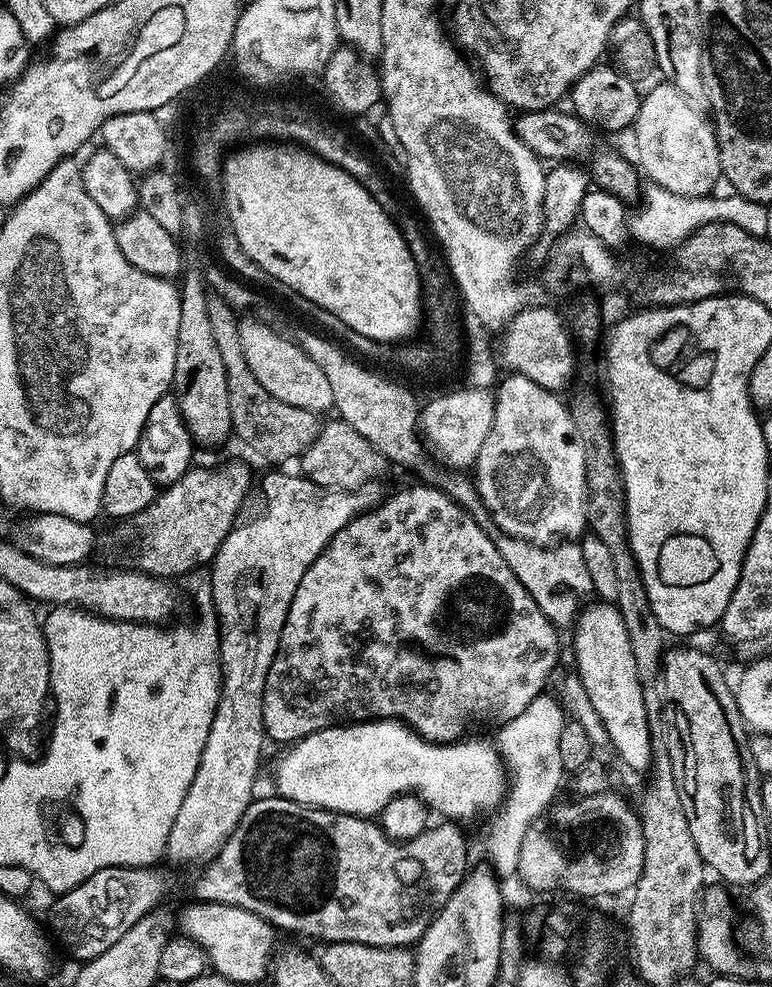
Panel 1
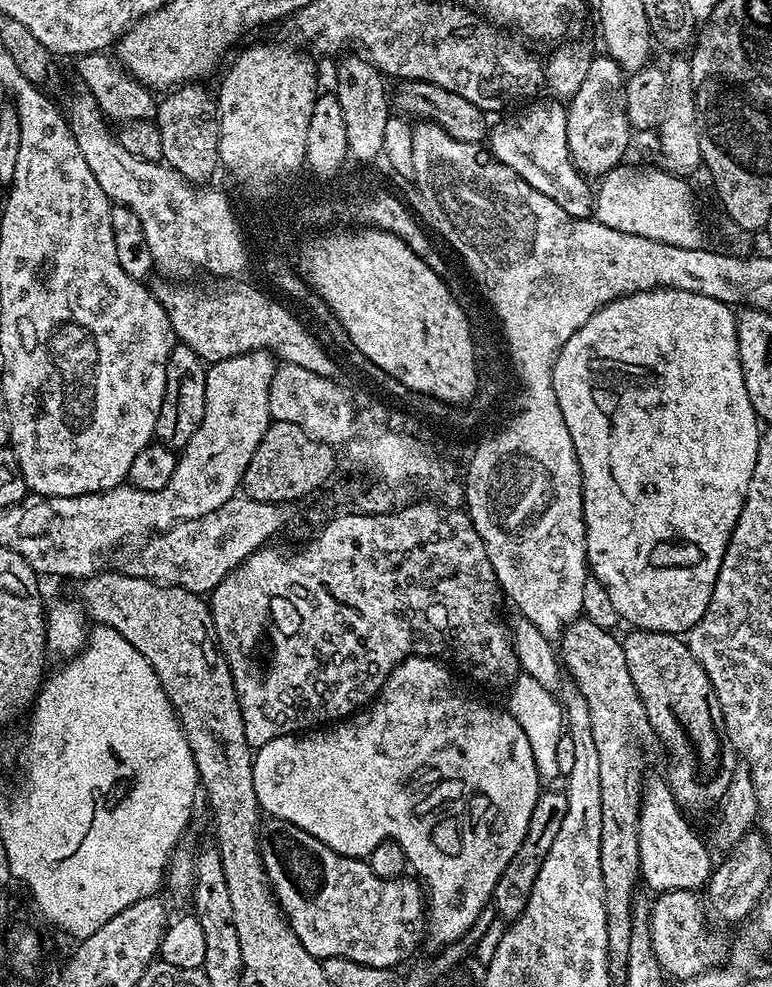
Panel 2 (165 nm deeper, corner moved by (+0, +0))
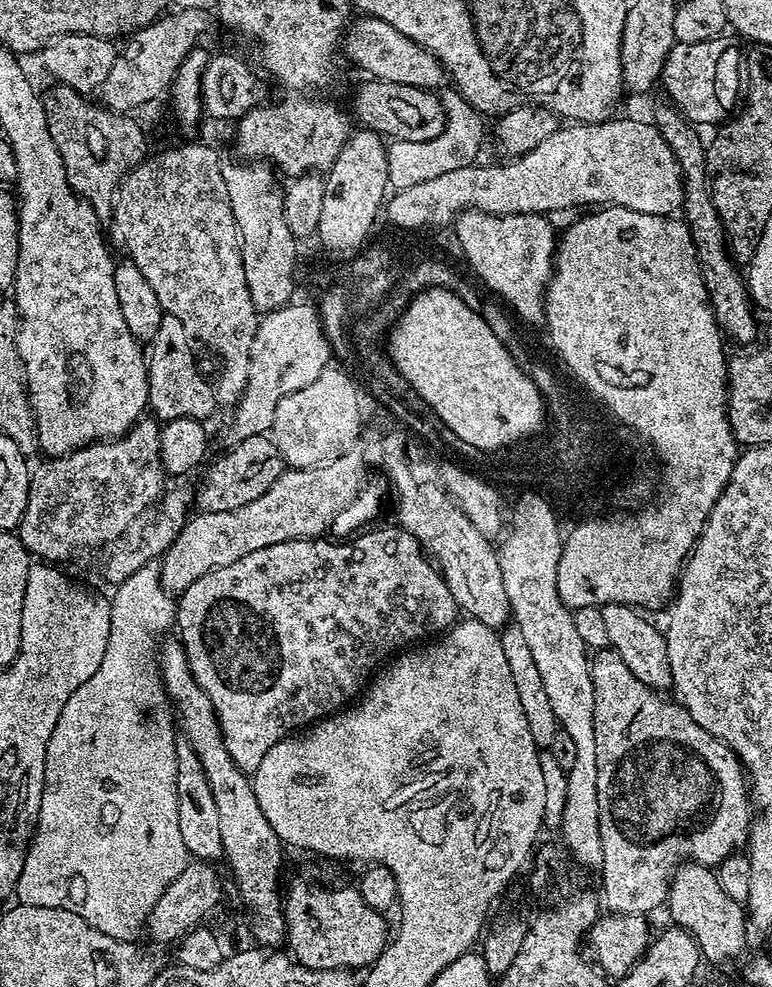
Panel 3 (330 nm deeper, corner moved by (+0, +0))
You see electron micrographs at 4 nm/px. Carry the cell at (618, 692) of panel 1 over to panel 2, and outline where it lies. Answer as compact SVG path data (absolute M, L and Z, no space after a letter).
M649 779L642 789L640 798L640 821L638 822L638 858L643 883L653 888L653 893L684 890L700 890L708 883L712 875L714 859L708 853L704 840L692 829L667 779Z

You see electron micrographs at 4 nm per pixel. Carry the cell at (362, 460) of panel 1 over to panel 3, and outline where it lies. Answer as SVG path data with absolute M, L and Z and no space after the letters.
M267 435L251 436L233 445L221 460L207 465L208 473L200 489L195 489L194 504L200 512L238 510L238 506L246 506L246 502L262 498L262 494L266 494L266 490L270 490L270 486L274 486L274 482L278 482L280 475L286 471L278 446Z

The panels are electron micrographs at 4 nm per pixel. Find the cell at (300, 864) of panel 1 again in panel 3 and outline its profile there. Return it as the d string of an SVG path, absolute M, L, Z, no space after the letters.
M296 880L287 885L286 899L282 904L286 925L286 944L297 964L314 970L364 970L371 966L384 952L390 943L388 924L385 913L375 912L363 900L359 887L352 888L319 888L316 884L307 884L304 880Z

